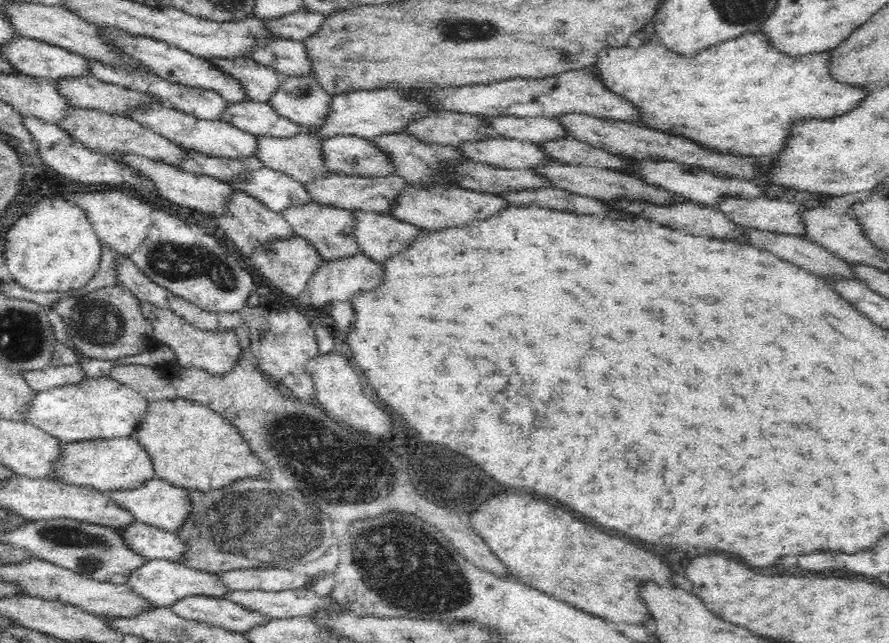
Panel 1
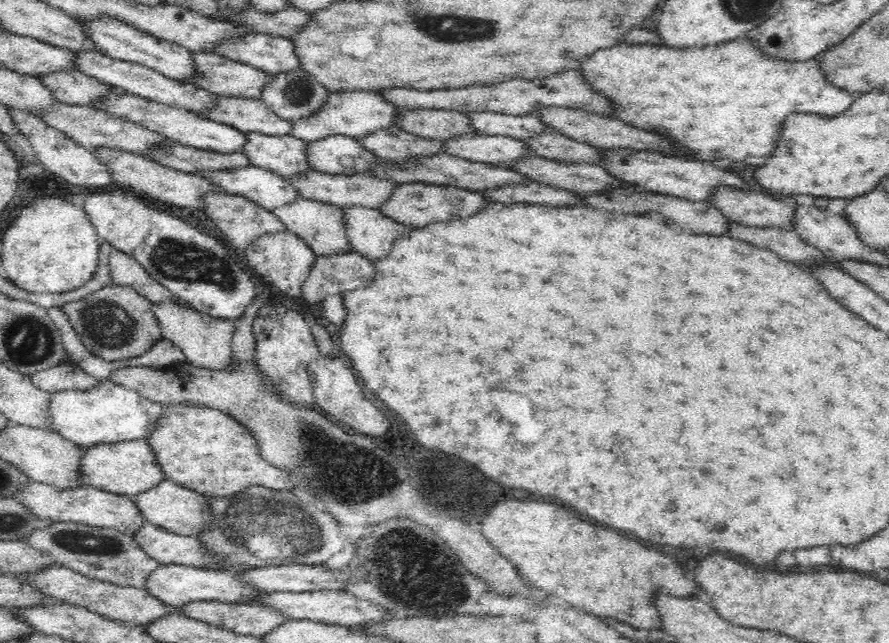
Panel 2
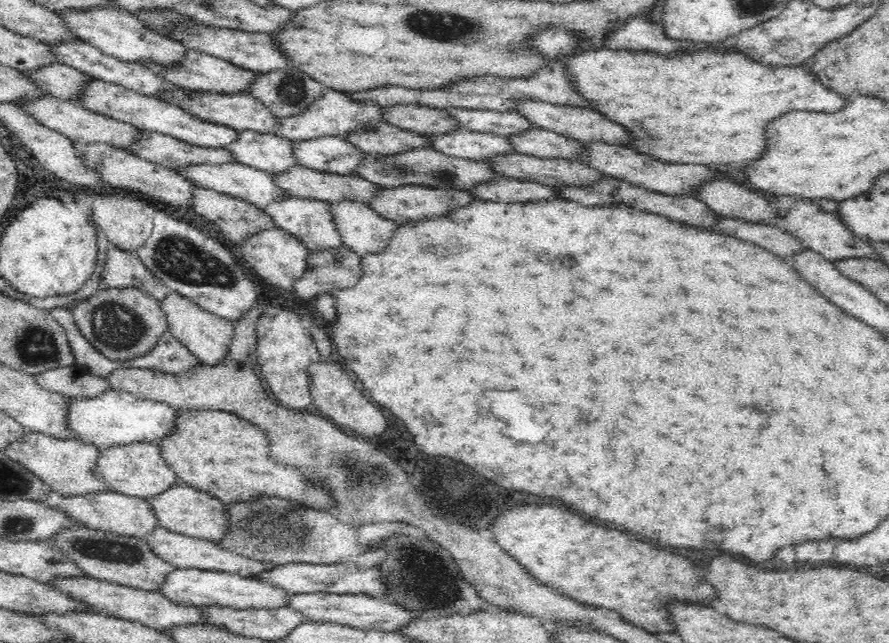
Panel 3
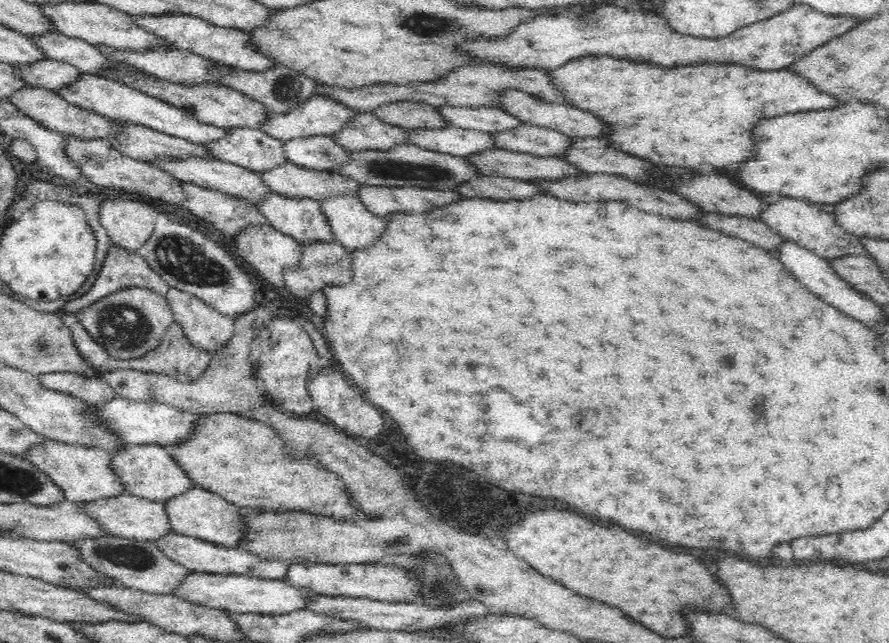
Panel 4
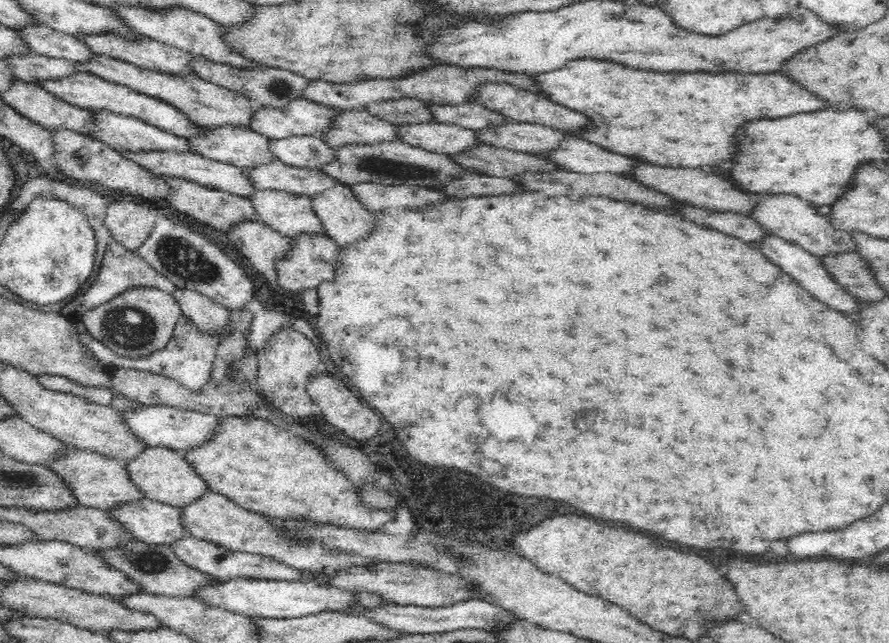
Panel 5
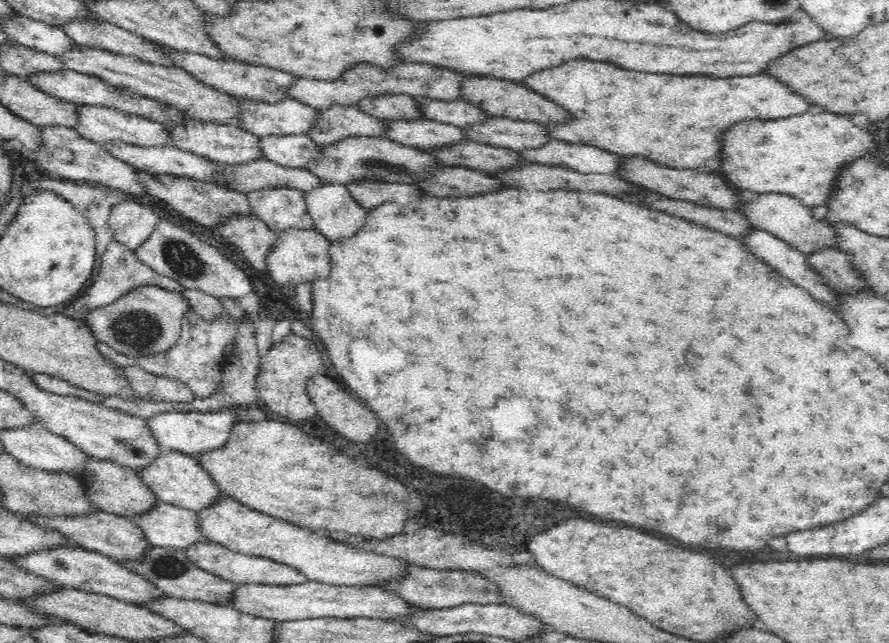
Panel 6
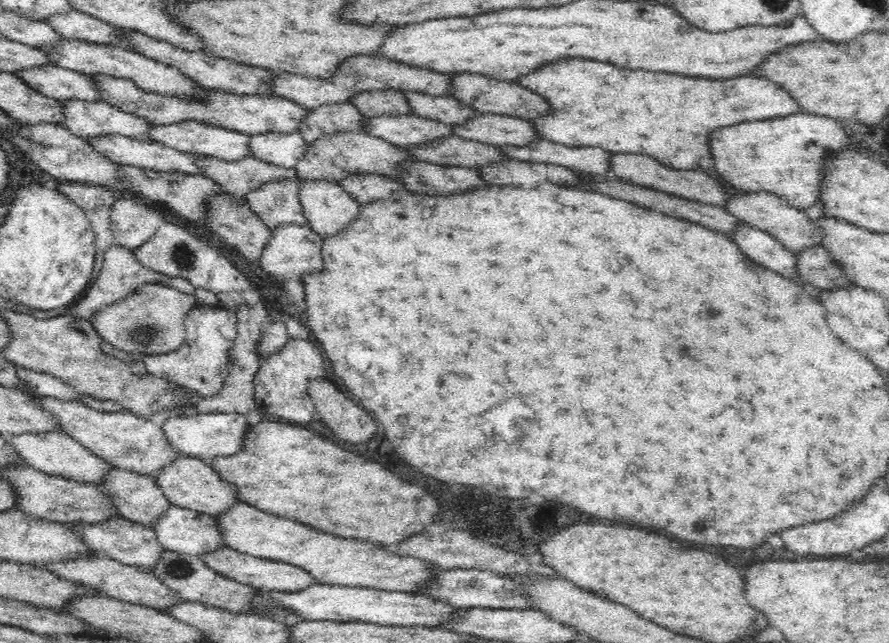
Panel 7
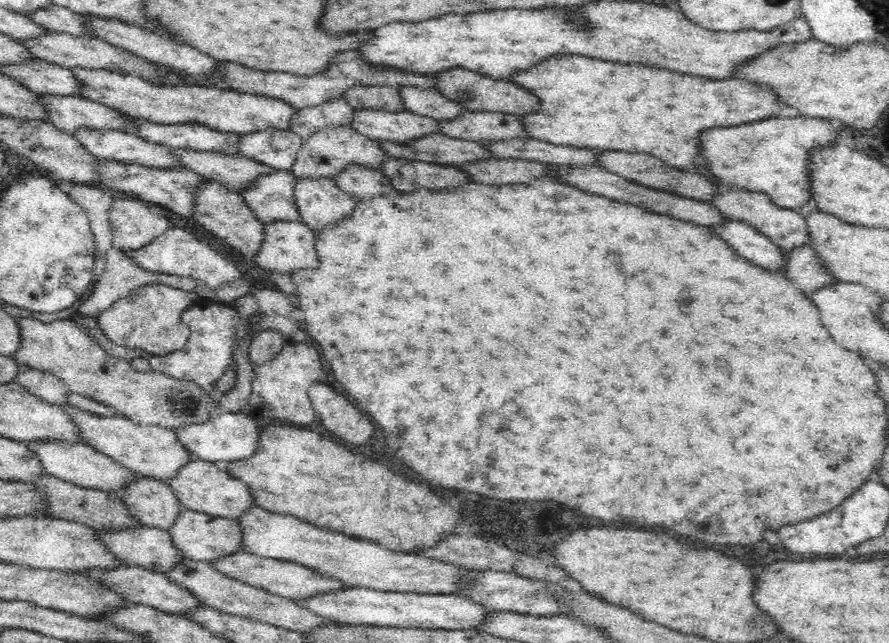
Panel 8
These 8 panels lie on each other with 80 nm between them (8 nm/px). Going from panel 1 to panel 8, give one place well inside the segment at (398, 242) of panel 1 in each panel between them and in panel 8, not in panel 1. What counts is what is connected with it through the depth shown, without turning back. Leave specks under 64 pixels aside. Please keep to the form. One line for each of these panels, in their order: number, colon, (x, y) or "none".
2: (370, 233)
3: (361, 229)
4: (351, 223)
5: (343, 218)
6: (335, 214)
7: (327, 207)
8: (319, 201)

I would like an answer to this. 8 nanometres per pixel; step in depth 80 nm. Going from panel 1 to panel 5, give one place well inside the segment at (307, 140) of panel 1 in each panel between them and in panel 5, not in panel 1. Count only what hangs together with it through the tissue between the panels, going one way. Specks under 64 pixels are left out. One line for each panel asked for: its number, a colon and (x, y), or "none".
2: (283, 155)
3: (269, 153)
4: (251, 148)
5: (240, 146)

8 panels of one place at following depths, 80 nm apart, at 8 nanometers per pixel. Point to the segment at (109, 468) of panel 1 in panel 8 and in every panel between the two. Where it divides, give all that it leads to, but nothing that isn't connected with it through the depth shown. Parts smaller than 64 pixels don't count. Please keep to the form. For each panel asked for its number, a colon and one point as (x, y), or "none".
2: (129, 468)
3: (139, 469)
4: (150, 472)
5: (166, 476)
6: (180, 480)
7: (190, 483)
8: (205, 487)

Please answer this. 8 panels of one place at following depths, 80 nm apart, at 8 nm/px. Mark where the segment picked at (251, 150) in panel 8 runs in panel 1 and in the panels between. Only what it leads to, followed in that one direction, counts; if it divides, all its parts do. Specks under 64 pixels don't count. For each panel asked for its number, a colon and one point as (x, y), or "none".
1: (349, 155)
2: (336, 154)
3: (332, 154)
4: (320, 152)
5: (305, 151)
6: (292, 151)
7: (281, 149)

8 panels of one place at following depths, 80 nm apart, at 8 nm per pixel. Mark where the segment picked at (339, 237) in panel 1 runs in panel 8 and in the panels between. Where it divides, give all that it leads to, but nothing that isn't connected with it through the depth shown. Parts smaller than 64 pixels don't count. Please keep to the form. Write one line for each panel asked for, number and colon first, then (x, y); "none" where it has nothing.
2: (320, 225)
3: (309, 220)
4: (300, 218)
5: (291, 214)
6: (281, 208)
7: (276, 202)
8: (270, 197)

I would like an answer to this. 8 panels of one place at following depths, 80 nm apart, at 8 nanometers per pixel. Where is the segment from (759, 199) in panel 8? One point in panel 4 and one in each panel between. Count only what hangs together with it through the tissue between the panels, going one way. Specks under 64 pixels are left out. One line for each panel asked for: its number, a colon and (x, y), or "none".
4: (802, 222)
5: (788, 216)
6: (779, 214)
7: (792, 227)

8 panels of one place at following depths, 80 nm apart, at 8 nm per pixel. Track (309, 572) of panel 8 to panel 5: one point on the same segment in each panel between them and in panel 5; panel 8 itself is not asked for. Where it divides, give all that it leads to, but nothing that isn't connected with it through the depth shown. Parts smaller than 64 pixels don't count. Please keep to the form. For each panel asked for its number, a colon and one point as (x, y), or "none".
5: (207, 557)
6: (241, 568)
7: (265, 574)

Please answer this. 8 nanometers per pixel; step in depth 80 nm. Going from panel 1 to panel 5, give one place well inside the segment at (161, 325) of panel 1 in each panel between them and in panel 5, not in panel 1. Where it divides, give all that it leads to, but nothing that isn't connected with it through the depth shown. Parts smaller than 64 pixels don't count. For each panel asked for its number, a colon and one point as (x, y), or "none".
2: (206, 340)
3: (208, 336)
4: (207, 328)
5: (209, 315)

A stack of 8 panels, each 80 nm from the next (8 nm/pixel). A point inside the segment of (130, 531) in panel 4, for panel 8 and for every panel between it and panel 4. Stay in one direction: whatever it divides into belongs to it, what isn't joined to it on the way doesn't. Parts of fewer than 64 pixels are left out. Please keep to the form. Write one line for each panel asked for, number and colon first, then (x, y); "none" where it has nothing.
5: (150, 521)
6: (170, 526)
7: (184, 531)
8: (202, 537)

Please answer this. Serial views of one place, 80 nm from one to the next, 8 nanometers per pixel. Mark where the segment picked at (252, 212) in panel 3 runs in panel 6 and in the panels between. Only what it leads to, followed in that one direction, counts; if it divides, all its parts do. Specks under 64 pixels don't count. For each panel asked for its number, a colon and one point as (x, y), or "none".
4: (229, 214)
5: (220, 209)
6: (207, 202)

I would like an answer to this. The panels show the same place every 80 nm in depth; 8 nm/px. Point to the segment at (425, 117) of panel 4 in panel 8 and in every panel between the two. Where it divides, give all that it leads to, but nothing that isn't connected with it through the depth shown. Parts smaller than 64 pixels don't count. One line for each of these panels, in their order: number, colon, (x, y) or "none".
5: (402, 110)
6: (385, 106)
7: (382, 101)
8: (387, 97)

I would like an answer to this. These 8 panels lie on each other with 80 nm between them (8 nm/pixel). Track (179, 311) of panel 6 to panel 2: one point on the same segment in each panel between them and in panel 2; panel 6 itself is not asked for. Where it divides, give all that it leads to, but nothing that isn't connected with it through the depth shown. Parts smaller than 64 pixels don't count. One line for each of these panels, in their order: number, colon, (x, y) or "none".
2: (116, 322)
3: (123, 324)
4: (130, 323)
5: (138, 322)

